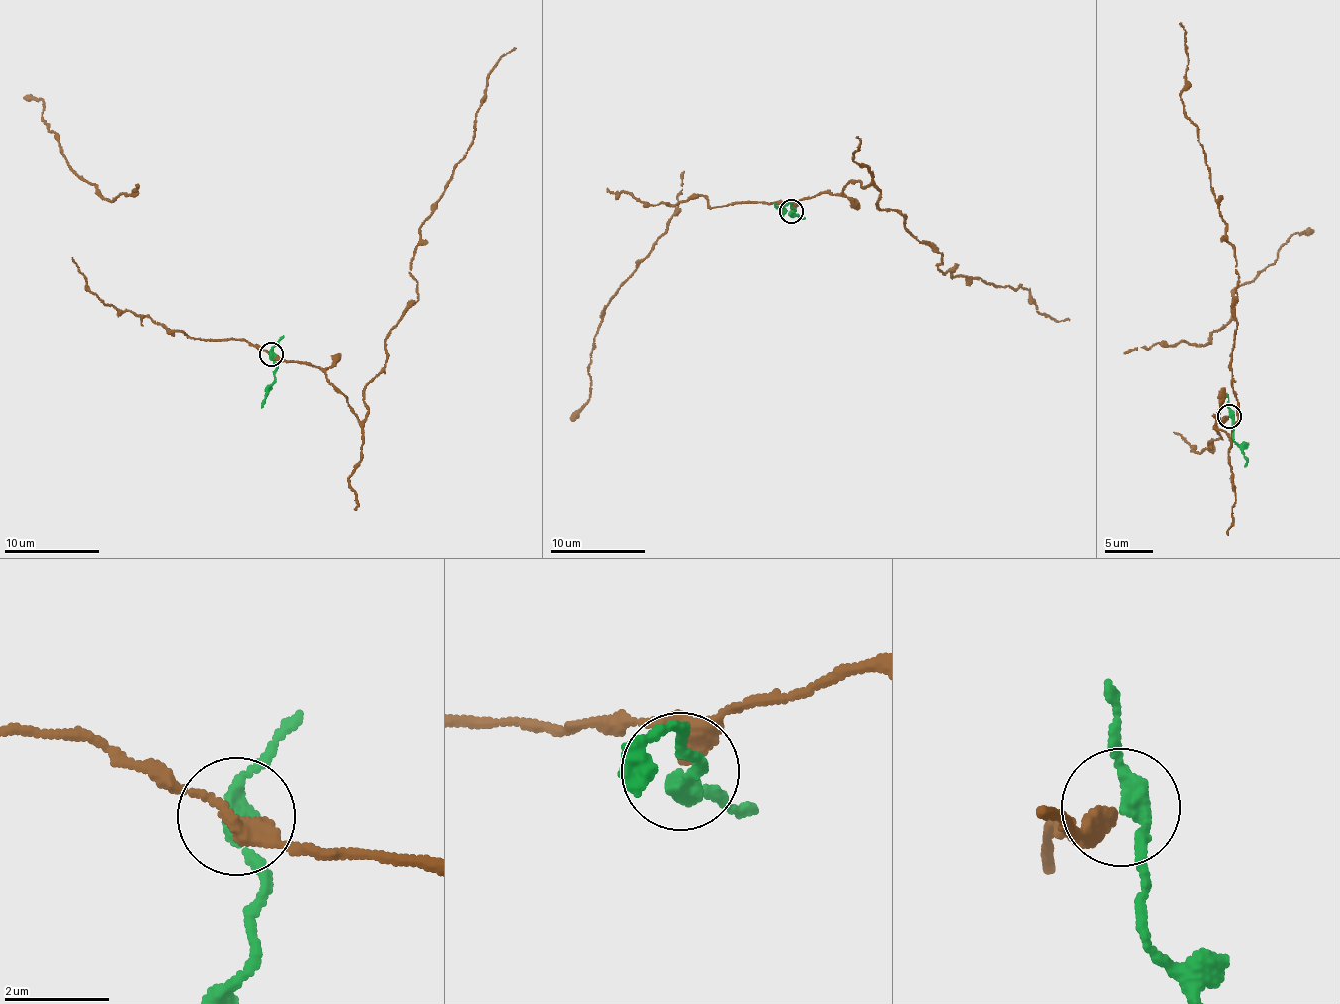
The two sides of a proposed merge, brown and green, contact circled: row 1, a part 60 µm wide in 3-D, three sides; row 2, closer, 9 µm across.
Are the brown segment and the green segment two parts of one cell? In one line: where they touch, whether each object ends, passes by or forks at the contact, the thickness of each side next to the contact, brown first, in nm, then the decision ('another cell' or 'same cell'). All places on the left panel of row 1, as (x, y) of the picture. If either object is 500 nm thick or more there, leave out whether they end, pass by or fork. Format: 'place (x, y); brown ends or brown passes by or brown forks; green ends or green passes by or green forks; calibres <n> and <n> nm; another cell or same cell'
place (271, 354); brown passes by; green passes by; calibres 280 and 320 nm; another cell

